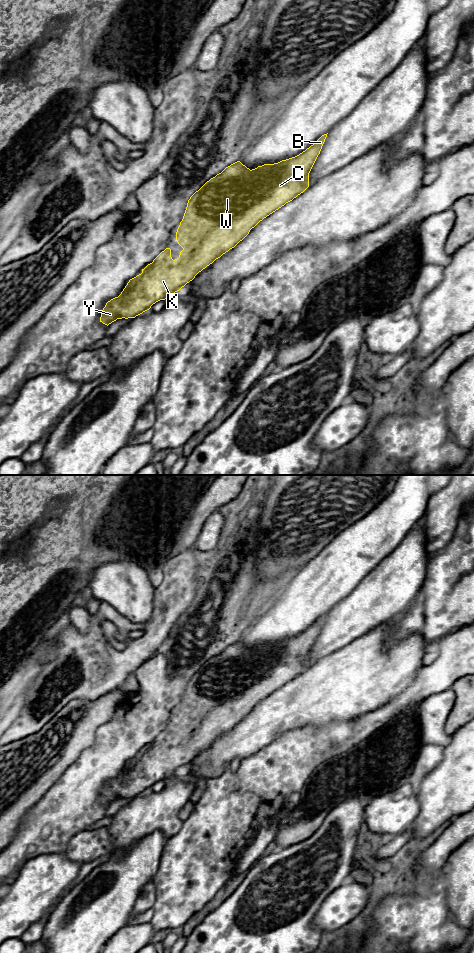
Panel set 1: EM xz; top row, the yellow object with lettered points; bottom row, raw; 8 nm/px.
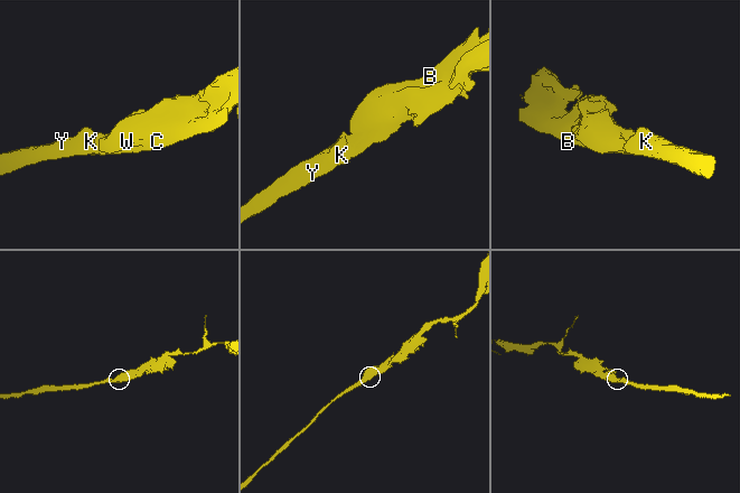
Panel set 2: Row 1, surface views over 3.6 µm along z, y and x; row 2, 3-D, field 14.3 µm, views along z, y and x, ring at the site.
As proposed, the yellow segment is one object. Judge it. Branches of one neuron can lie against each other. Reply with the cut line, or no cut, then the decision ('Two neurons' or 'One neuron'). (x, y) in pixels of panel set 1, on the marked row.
No split. One neuron

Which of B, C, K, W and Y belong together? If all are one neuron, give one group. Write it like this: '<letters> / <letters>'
B C K W Y

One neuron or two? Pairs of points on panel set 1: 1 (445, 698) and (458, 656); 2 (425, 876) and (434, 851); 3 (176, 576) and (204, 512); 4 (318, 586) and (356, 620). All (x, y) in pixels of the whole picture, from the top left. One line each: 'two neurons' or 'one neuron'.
1: two neurons
2: one neuron
3: two neurons
4: two neurons

